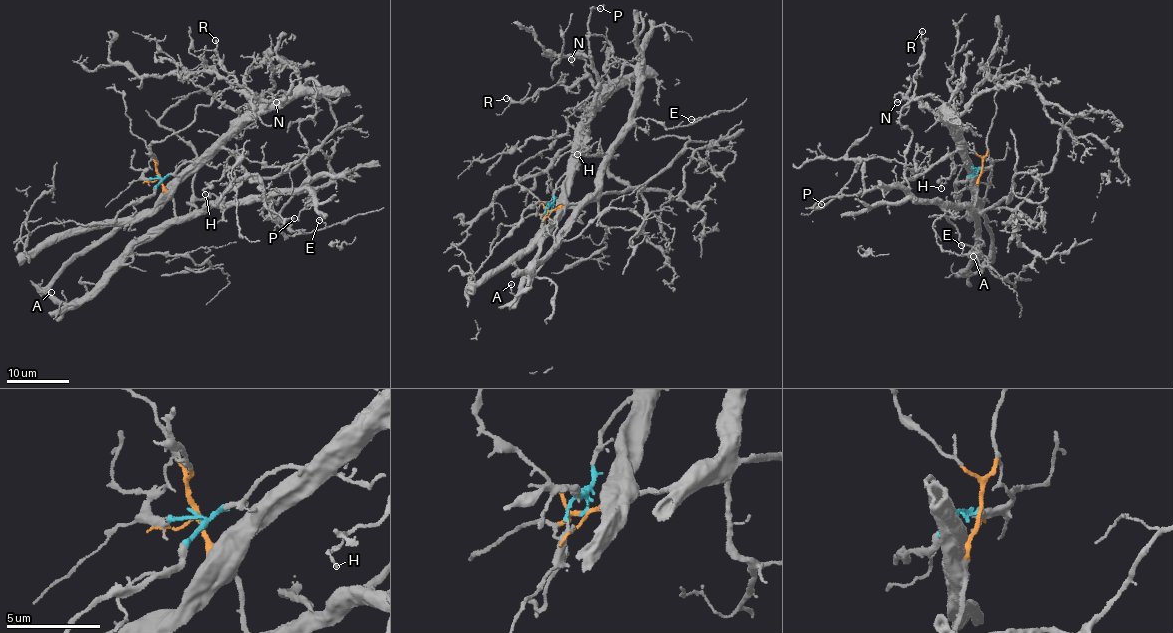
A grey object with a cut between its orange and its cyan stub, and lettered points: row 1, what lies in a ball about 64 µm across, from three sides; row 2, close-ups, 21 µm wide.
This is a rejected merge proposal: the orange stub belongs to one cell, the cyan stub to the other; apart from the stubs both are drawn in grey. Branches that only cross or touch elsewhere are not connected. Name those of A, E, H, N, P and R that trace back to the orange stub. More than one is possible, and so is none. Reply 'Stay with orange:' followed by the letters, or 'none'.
Stay with orange: A, E

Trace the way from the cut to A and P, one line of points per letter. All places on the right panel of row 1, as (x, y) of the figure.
A: (982, 168), (972, 214), (976, 235), (971, 262), (967, 267), (975, 273), (980, 270), (982, 260), (973, 256)
P: (982, 168), (968, 167), (955, 150), (904, 183), (861, 194), (823, 198), (817, 203), (822, 205)

